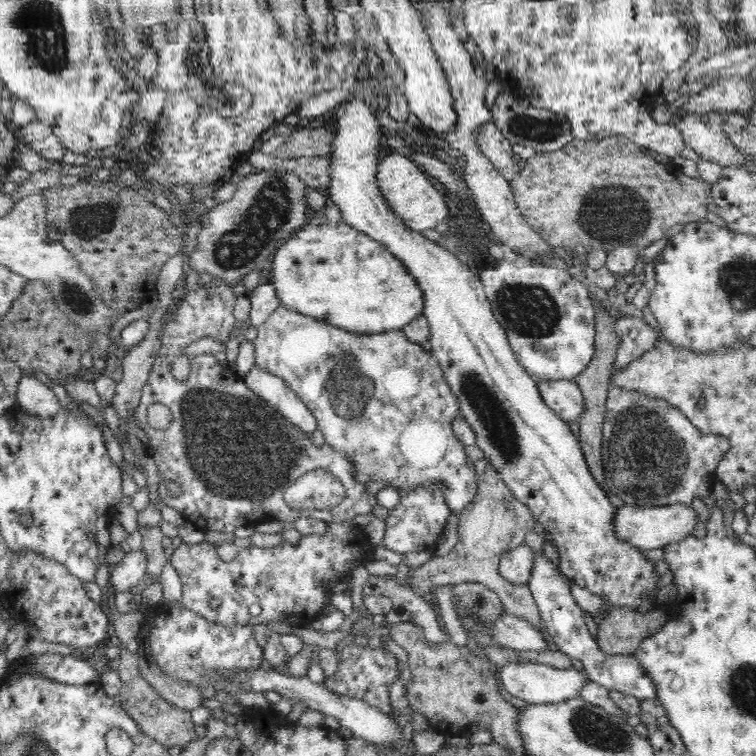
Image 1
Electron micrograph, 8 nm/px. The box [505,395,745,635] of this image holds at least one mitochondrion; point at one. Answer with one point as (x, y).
(647, 459)

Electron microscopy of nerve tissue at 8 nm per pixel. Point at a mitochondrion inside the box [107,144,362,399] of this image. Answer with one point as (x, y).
(272, 208)

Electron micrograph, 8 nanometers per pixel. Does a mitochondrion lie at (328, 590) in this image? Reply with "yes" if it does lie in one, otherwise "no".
no

